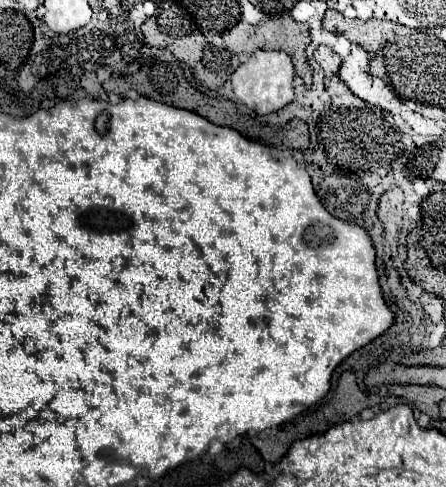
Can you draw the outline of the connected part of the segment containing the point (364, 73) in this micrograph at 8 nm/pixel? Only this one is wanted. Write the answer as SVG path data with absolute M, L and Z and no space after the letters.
M353 45L349 57L341 63L339 75L347 83L347 87L363 101L377 105L377 107L379 107L379 103L385 101L387 91L383 87L387 87L387 83L383 79L371 75L369 55L363 47Z

